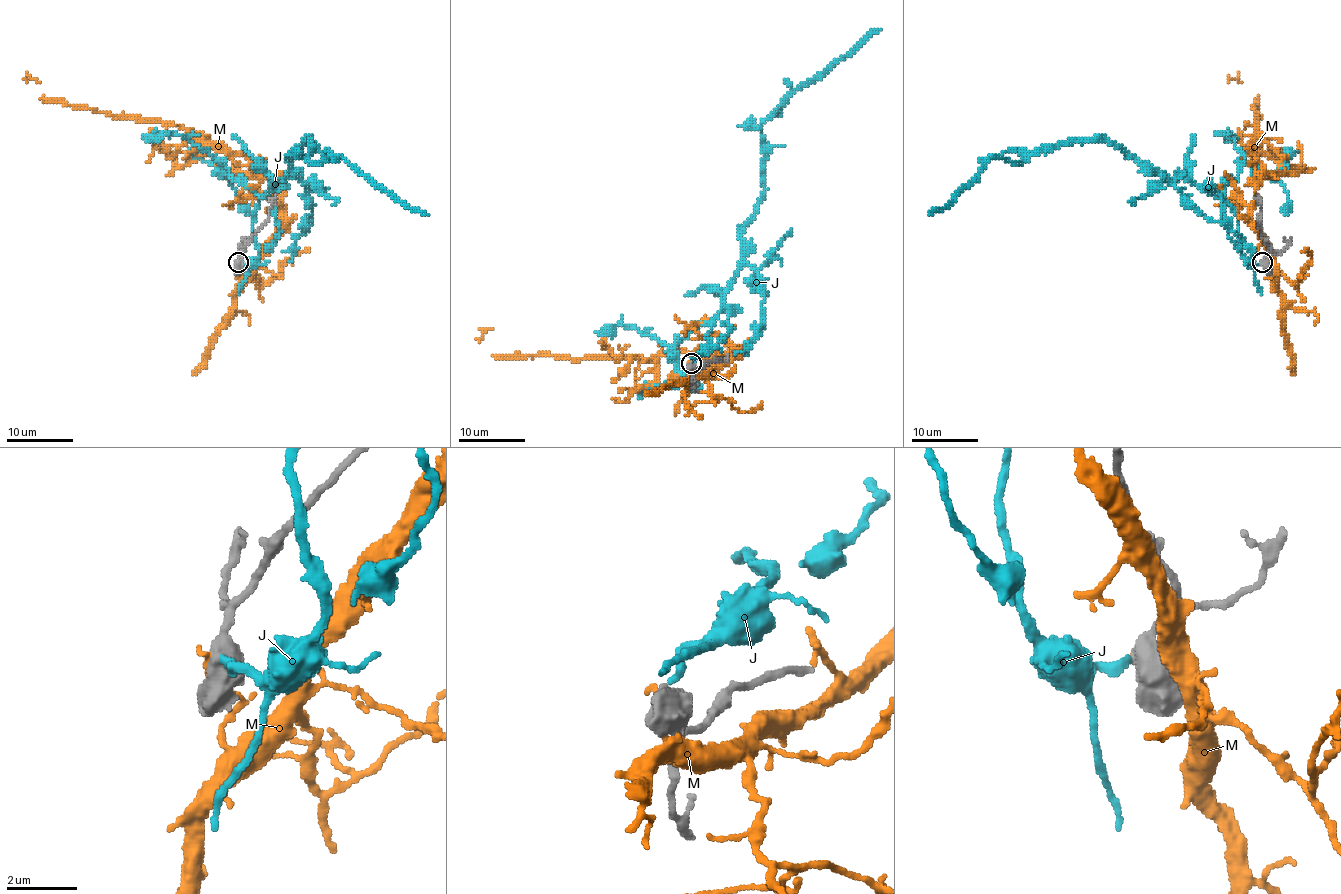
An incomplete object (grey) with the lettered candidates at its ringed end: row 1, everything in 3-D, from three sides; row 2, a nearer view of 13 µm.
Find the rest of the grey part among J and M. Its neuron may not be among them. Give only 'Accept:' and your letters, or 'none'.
Accept: J

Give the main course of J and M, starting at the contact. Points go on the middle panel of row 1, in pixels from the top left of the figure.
J: (692, 362), (710, 344), (705, 334), (742, 256), (742, 229), (763, 189), (762, 123), (880, 28)
M: (689, 367), (692, 375), (710, 372), (735, 356), (498, 356), (479, 342), (491, 329)

